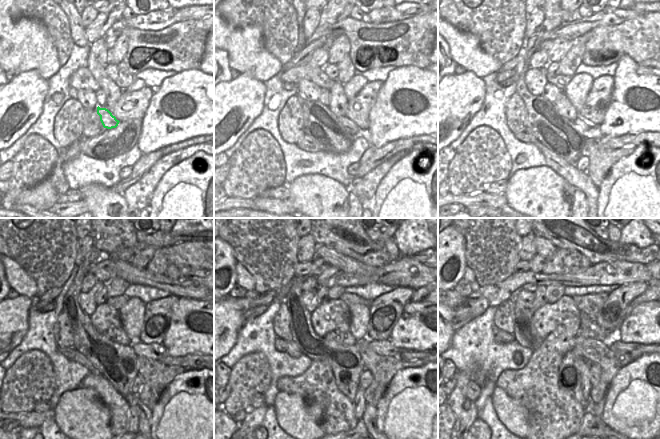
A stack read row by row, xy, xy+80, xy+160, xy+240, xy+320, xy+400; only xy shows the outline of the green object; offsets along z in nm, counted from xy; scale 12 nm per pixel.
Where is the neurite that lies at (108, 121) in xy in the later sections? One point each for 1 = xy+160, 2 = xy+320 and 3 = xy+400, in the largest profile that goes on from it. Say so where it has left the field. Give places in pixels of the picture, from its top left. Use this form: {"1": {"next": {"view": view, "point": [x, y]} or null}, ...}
{"1": {"next": {"view": "xy+160", "point": [589, 130]}}, "2": {"next": {"view": "xy+320", "point": [383, 348]}}, "3": {"next": {"view": "xy+400", "point": [640, 349]}}}

